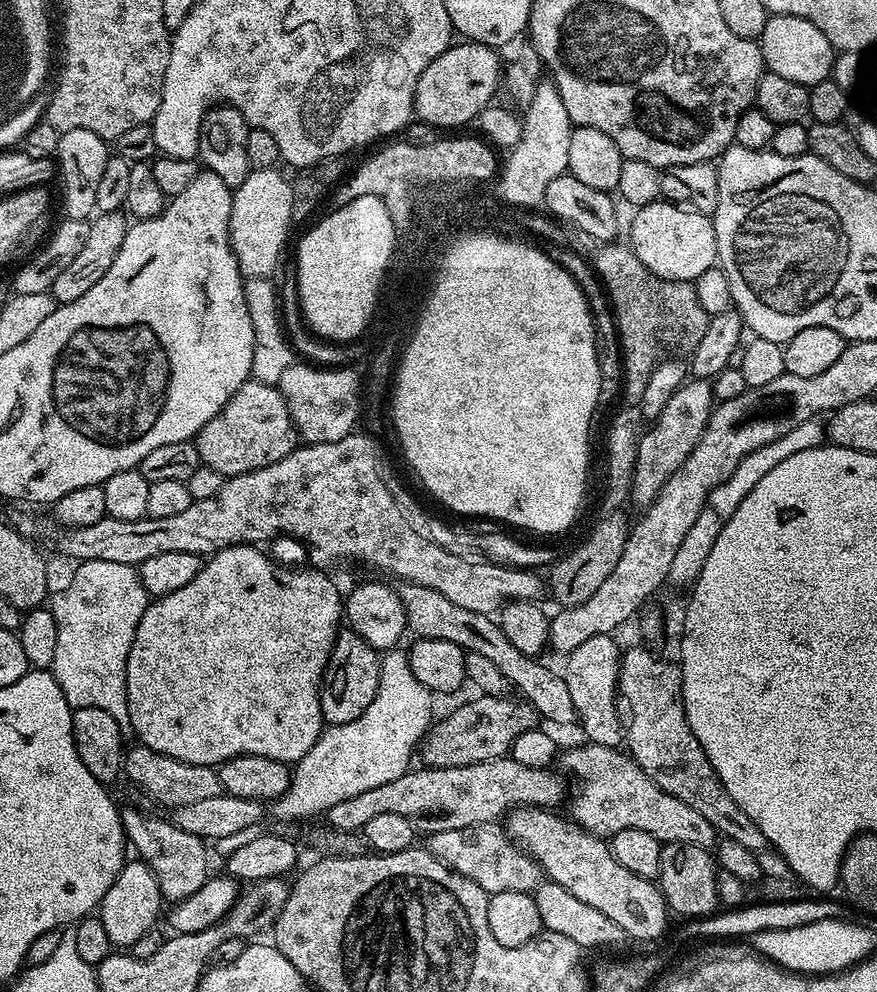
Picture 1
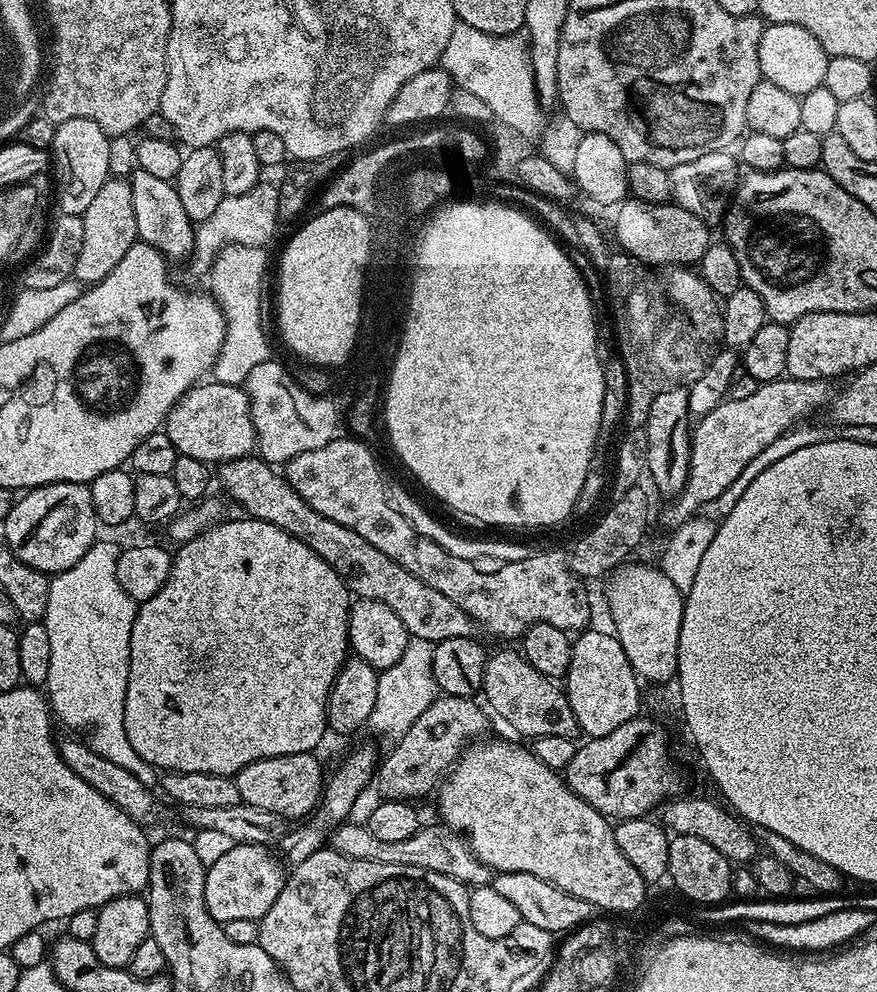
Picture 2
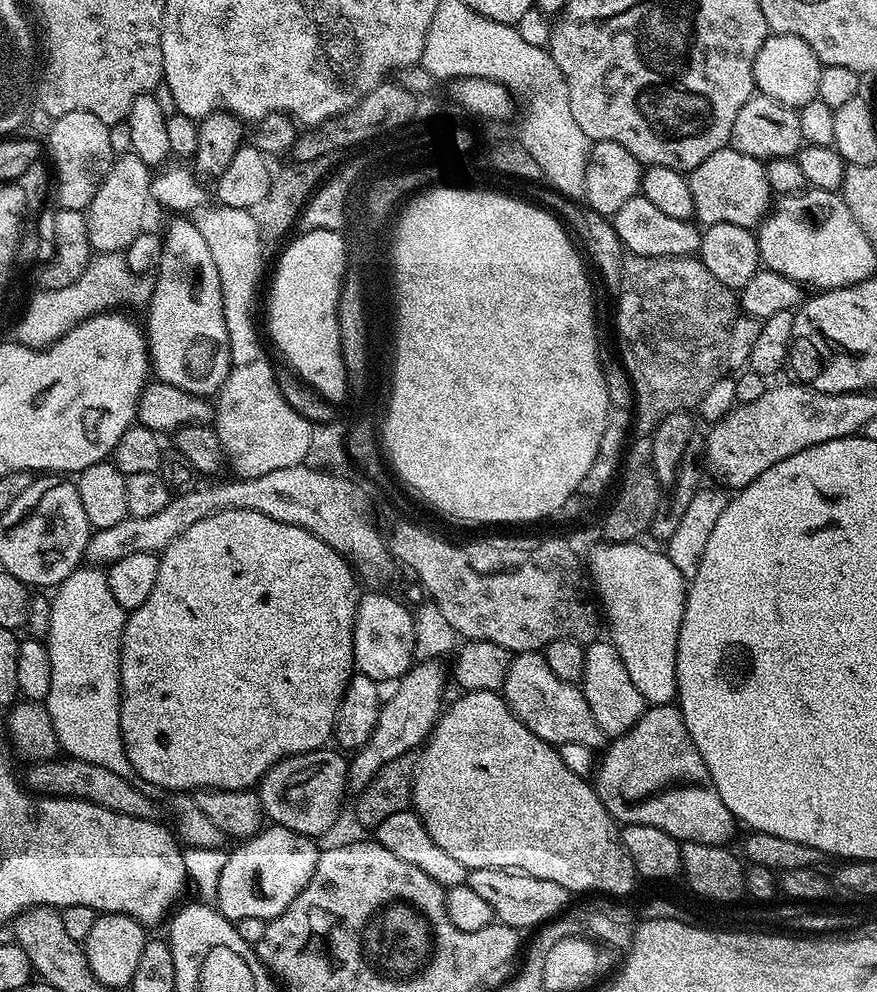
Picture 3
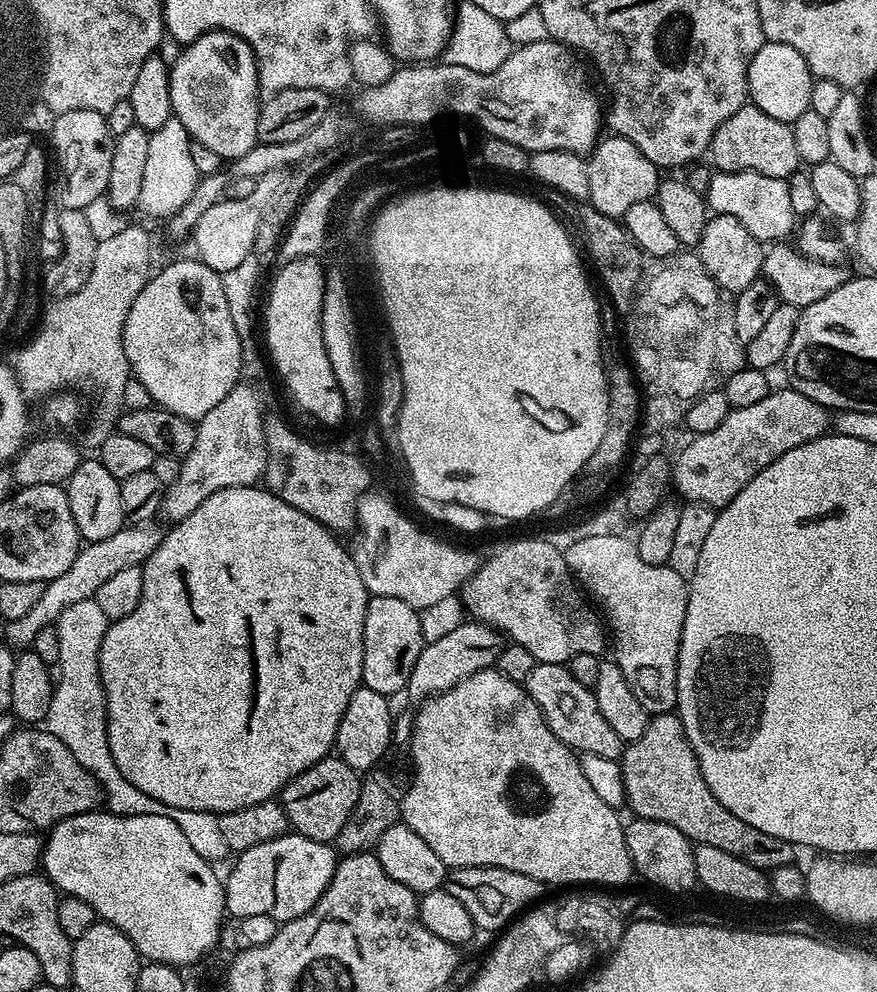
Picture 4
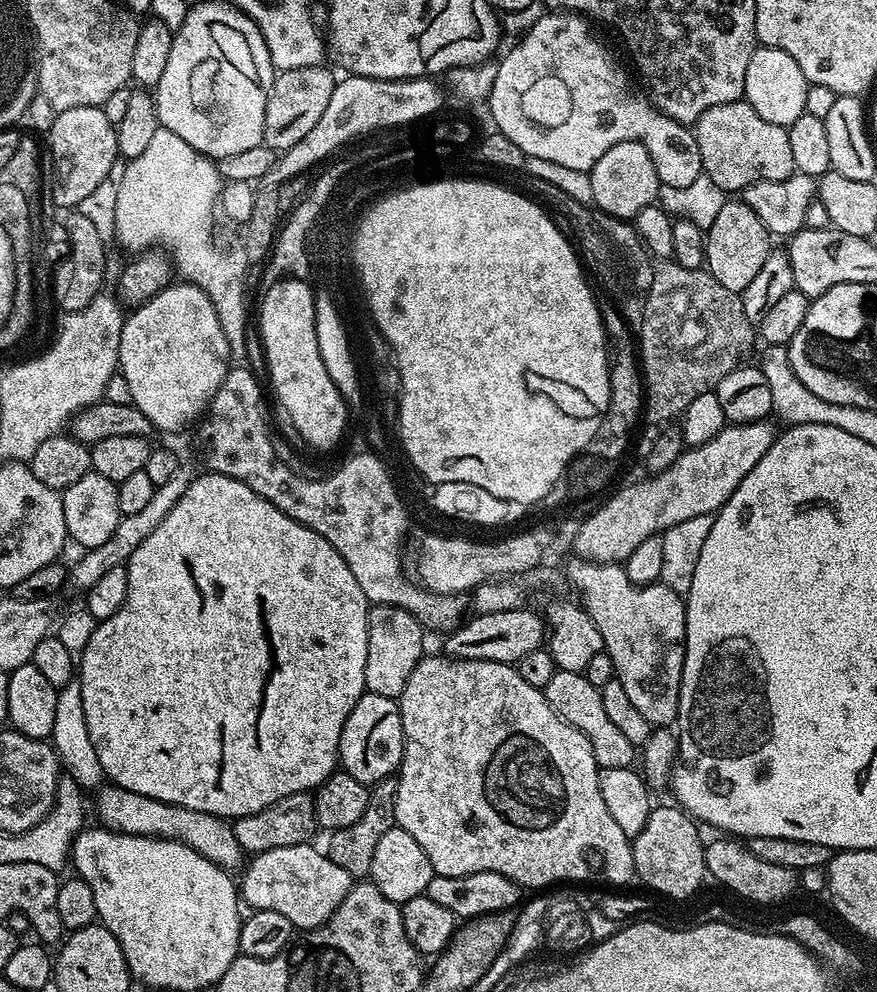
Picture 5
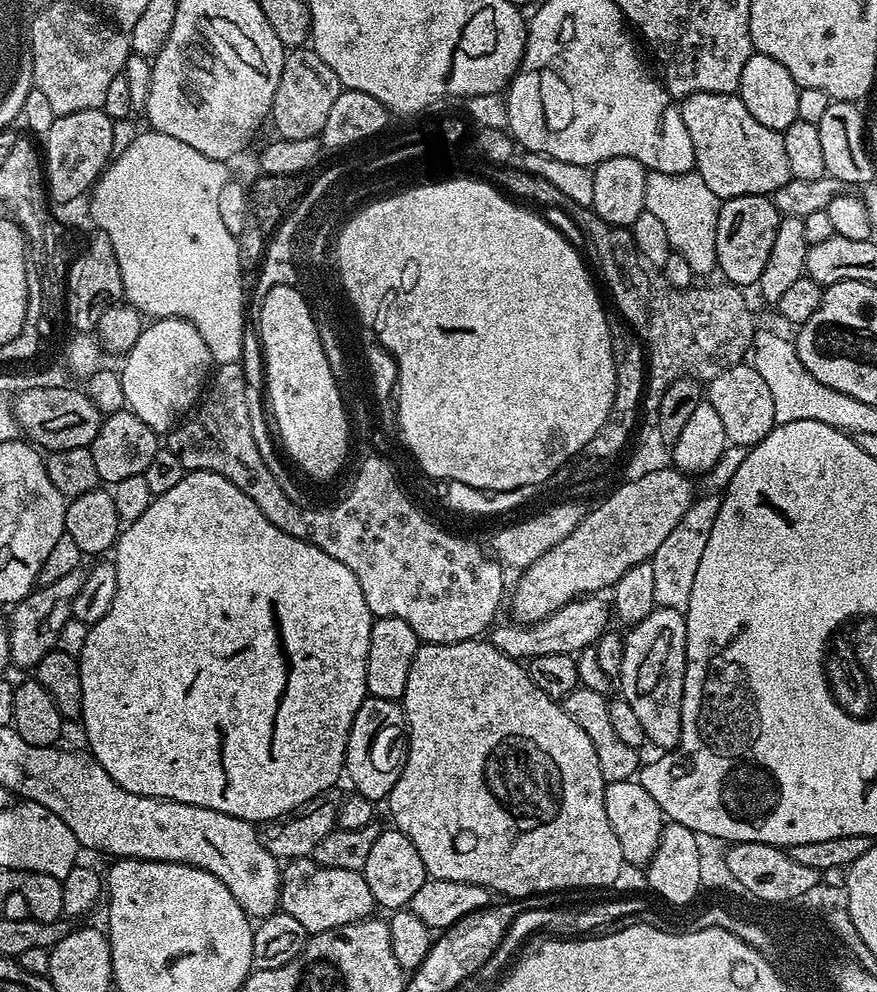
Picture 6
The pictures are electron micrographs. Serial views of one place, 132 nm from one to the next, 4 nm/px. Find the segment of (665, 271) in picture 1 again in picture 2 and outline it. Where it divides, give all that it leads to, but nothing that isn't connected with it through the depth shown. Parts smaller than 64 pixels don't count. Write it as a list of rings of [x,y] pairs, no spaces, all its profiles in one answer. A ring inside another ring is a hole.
[[[631,198],[615,209],[617,242],[640,263],[651,266],[692,266],[706,254],[710,243],[709,225],[702,218],[682,210],[679,204],[651,204]]]

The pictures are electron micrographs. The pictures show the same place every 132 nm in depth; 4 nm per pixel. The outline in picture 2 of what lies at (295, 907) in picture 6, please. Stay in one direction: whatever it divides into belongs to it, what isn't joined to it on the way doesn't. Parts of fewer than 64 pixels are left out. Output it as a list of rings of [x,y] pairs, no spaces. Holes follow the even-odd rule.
[[[234,844],[232,850],[206,868],[206,910],[221,926],[241,918],[258,922],[264,917],[266,910],[274,906],[274,898],[278,898],[286,879],[286,868],[278,859],[277,853],[272,853],[270,849],[271,847],[263,844]]]

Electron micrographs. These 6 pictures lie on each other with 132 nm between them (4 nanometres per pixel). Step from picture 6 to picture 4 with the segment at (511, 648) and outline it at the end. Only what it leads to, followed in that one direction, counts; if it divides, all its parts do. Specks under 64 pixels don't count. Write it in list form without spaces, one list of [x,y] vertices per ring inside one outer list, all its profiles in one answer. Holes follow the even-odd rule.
[[[479,622],[460,624],[458,630],[438,638],[438,642],[425,643],[422,654],[418,654],[418,662],[414,662],[414,670],[410,670],[406,696],[416,700],[415,702],[423,702],[430,696],[436,696],[440,692],[458,686],[458,682],[470,678],[470,674],[478,674],[484,668],[493,667],[498,654],[502,654],[505,643],[505,637],[493,630],[489,624]]]

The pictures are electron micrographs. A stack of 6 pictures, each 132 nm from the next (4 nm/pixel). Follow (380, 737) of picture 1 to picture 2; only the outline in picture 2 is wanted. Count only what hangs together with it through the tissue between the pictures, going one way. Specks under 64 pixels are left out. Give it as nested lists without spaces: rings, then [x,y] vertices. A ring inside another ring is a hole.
[[[409,639],[406,650],[394,666],[383,669],[378,675],[378,698],[370,714],[367,727],[384,736],[399,738],[414,726],[418,714],[436,701],[438,689],[434,682],[434,644],[430,640]]]

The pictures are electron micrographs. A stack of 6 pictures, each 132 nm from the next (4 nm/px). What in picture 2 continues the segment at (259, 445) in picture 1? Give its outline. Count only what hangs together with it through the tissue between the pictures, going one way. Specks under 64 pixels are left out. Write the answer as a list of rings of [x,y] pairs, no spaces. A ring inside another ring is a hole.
[[[208,380],[198,384],[170,410],[162,431],[174,442],[177,453],[207,464],[221,464],[249,456],[257,447],[249,412],[248,393],[241,385]]]

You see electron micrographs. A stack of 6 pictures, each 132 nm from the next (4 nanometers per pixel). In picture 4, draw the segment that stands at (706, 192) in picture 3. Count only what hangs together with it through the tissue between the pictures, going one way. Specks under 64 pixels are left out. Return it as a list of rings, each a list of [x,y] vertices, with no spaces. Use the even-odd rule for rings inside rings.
[[[754,170],[713,171],[708,177],[706,203],[709,213],[738,218],[738,222],[742,222],[742,226],[746,226],[746,230],[750,230],[750,234],[754,234],[754,238],[761,242],[787,241],[798,224],[790,203],[788,181],[770,178],[770,174],[758,174]]]

